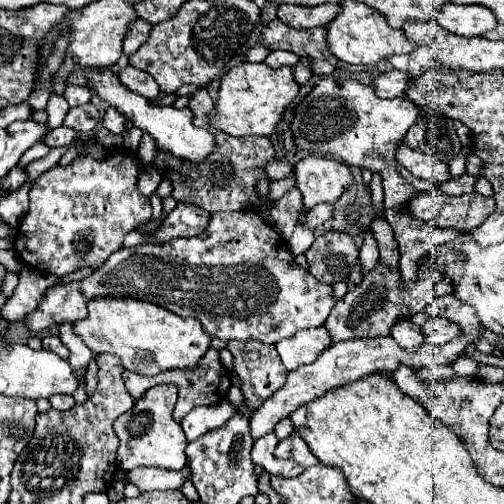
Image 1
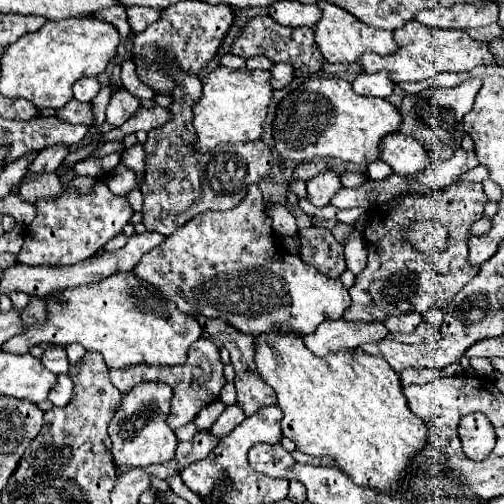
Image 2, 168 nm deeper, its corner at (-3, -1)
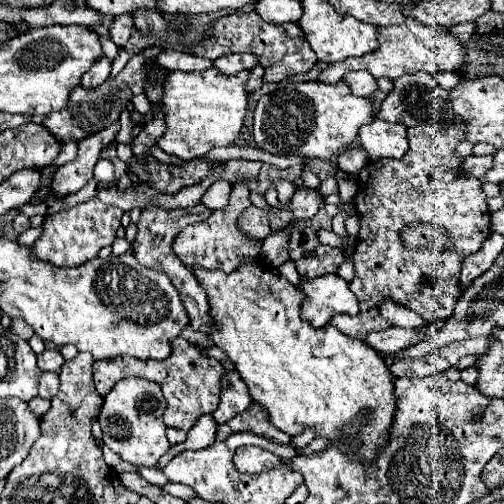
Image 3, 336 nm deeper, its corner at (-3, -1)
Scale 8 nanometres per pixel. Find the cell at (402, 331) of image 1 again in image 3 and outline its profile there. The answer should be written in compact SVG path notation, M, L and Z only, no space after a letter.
M384 300L384 304L380 304L378 310L380 310L380 314L382 314L392 326L418 328L418 326L424 324L424 320L422 320L416 312L404 308L404 306L400 306L400 304L392 302L392 300Z

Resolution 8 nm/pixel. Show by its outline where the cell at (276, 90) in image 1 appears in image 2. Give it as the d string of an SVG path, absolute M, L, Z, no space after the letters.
M216 68L214 72L210 72L204 82L204 94L194 106L194 128L198 134L196 148L200 148L200 152L208 152L222 142L258 140L264 130L268 106L274 96L270 78L272 74L266 70L248 68Z

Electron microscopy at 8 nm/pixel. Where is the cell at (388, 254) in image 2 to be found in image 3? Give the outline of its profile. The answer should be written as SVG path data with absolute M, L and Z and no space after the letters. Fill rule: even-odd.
M454 116L452 124L446 128L438 128L436 124L422 124L416 128L408 128L408 152L404 160L370 160L362 172L358 174L358 192L354 196L354 208L360 218L358 244L354 248L352 260L356 266L356 276L348 282L350 290L356 294L360 302L360 312L368 308L376 308L380 300L394 300L416 314L420 314L426 322L438 322L452 316L452 308L460 298L460 268L466 256L480 250L482 242L492 234L490 232L490 210L486 204L486 194L482 192L480 180L470 176L458 176L458 168L464 158L456 154L456 146L466 140L464 136L464 120ZM406 222L416 224L432 224L442 228L448 236L454 232L452 248L438 250L410 250L402 240L402 228Z

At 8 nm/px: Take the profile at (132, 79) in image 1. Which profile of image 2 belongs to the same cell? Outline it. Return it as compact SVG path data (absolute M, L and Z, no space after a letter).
M124 86L112 94L110 104L106 108L106 122L114 124L114 126L122 126L130 116L134 116L134 112L140 108L140 98L134 96L132 92L128 92Z

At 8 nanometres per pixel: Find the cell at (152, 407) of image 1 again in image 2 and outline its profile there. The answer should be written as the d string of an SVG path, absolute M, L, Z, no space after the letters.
M160 382L140 384L124 396L122 406L118 408L116 416L108 426L108 436L112 440L112 456L118 466L148 466L174 460L178 440L172 428L166 424L170 402L172 388Z

